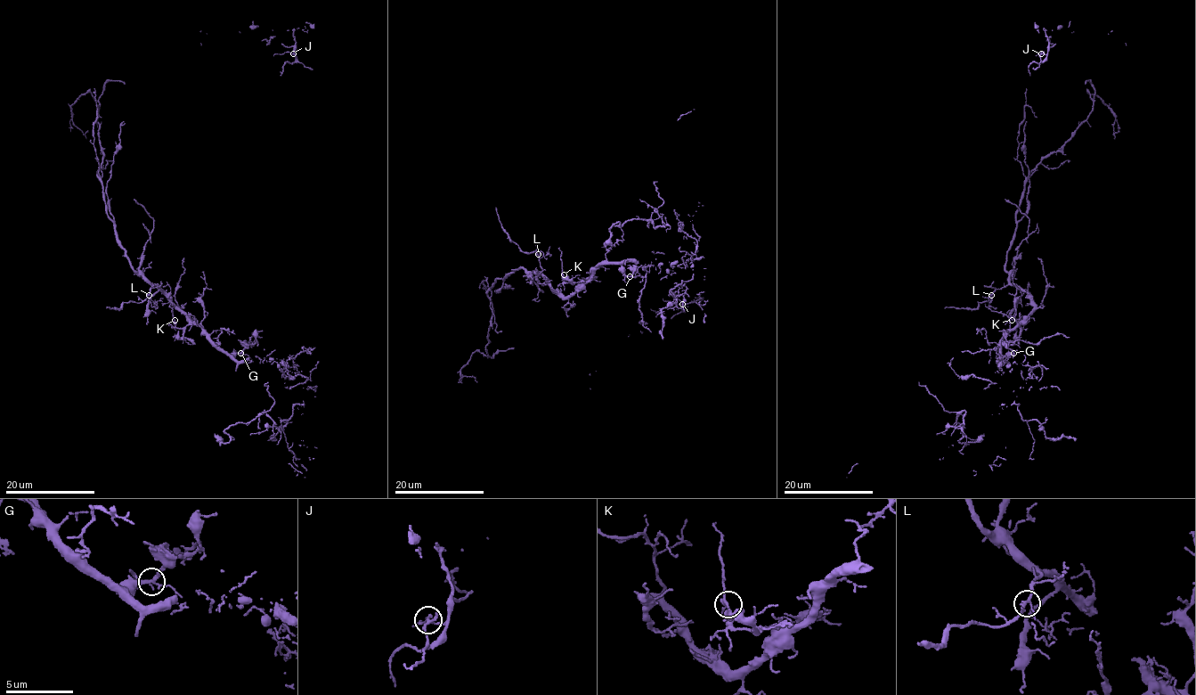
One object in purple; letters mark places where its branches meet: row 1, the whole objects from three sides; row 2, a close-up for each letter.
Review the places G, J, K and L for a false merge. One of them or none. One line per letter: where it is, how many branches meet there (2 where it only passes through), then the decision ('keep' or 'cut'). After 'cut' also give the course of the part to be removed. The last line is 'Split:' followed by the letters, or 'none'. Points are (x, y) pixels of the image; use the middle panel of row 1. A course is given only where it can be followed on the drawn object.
G: (630, 276) | 4 | keep
J: (682, 304) | 4 | keep
K: (564, 274) | 4 | keep
L: (538, 254) | 4 | keep
Split: none

